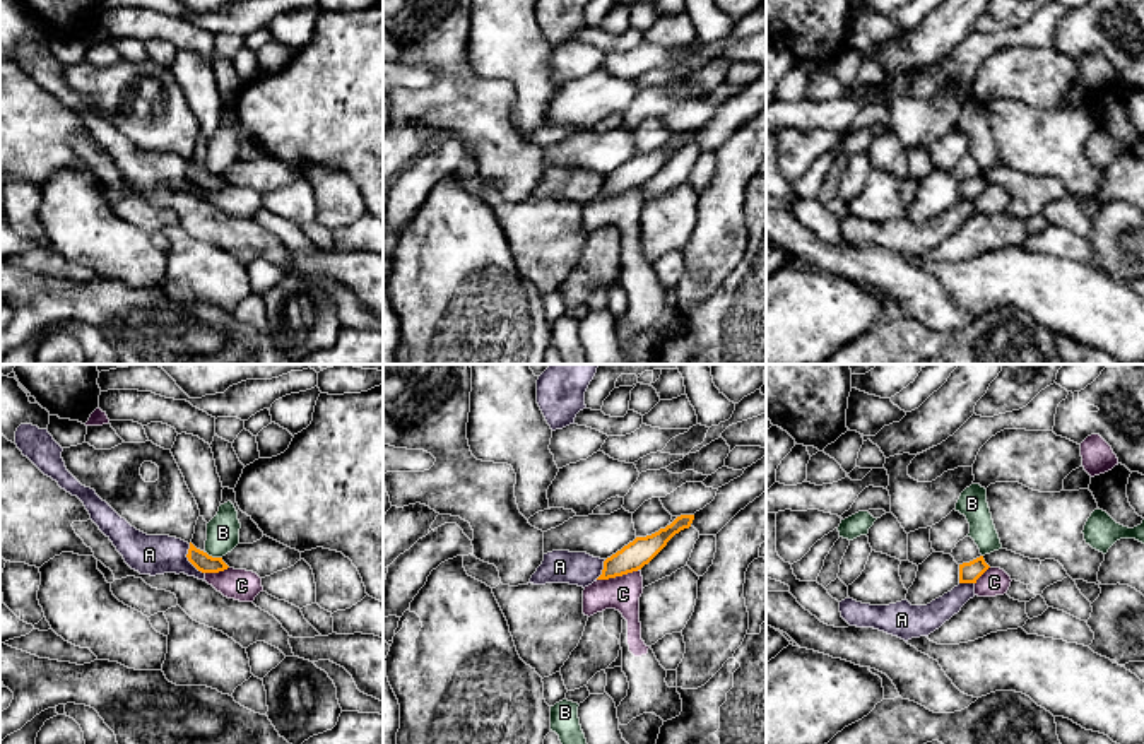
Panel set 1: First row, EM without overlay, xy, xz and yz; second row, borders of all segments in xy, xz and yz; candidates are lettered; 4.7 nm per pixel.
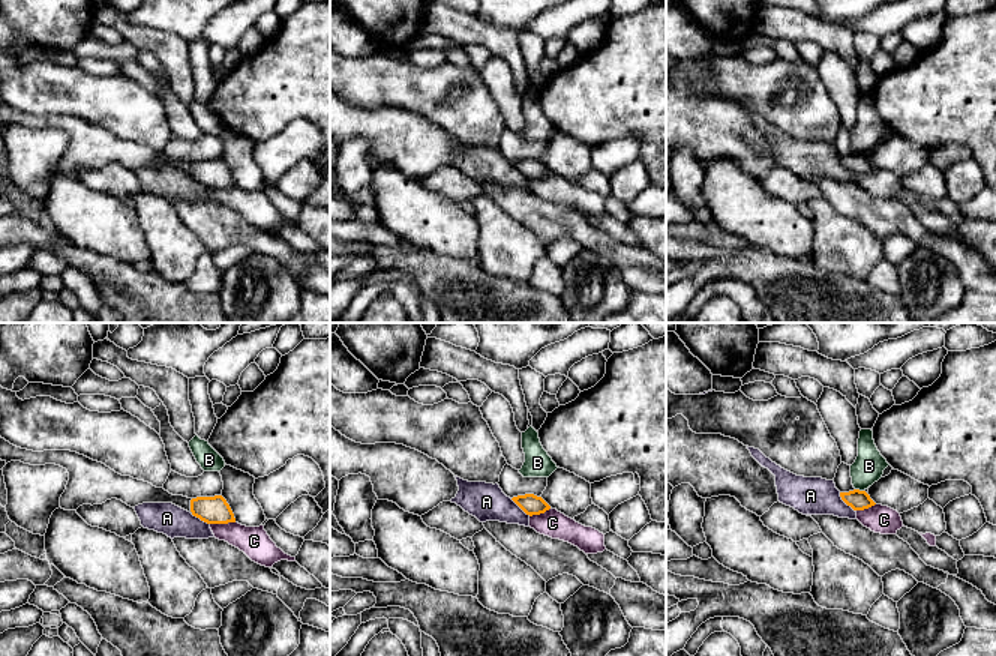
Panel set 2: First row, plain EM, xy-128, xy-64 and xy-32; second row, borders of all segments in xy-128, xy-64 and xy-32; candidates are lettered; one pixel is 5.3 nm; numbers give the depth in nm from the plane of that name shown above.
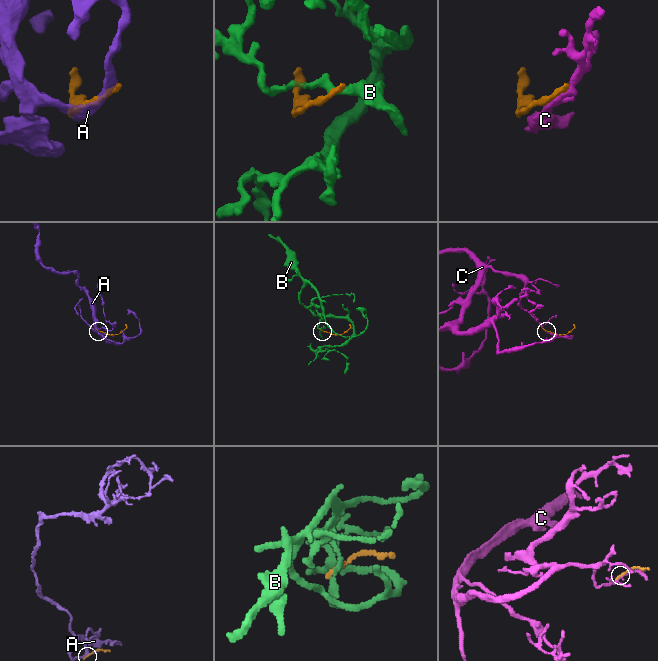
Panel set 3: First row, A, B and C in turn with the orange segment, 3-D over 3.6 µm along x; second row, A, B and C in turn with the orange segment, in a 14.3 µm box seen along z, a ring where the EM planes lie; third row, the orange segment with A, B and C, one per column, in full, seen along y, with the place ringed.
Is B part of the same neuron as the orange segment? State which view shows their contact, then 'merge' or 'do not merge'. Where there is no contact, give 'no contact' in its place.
contact in xy; do not merge

